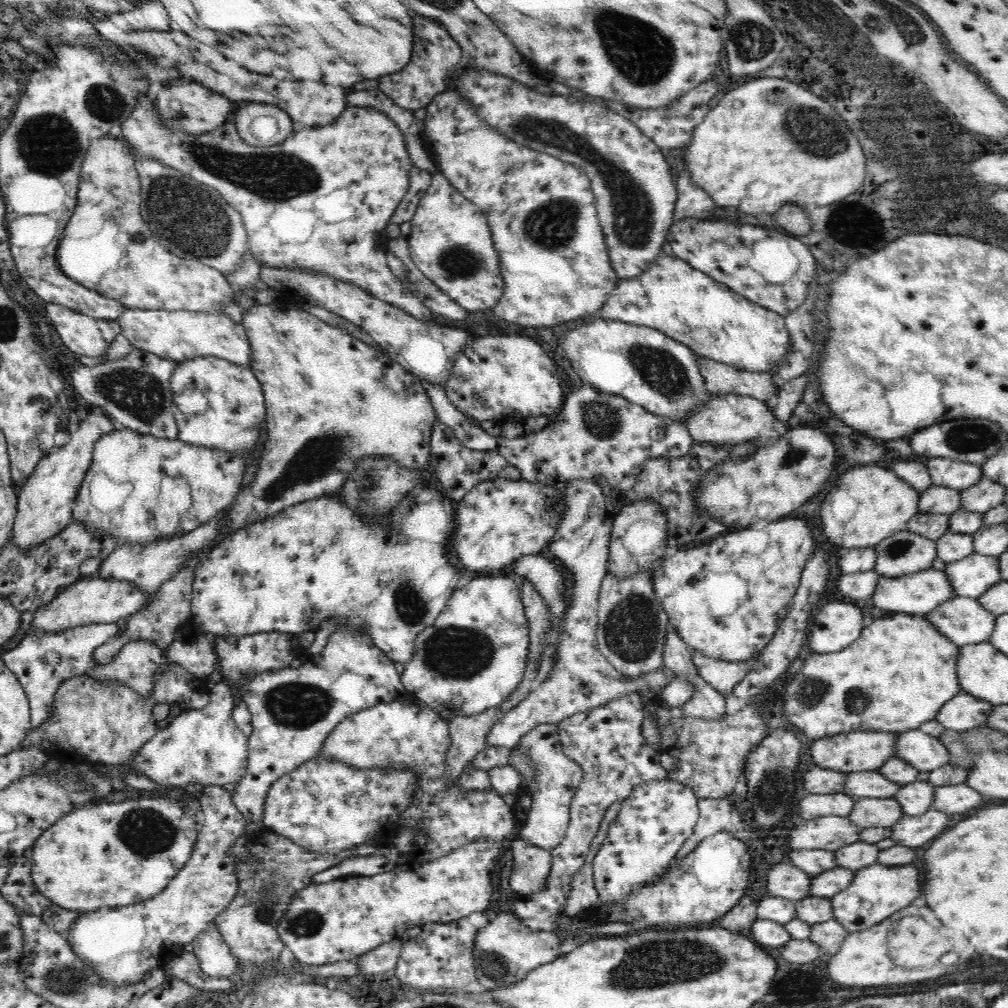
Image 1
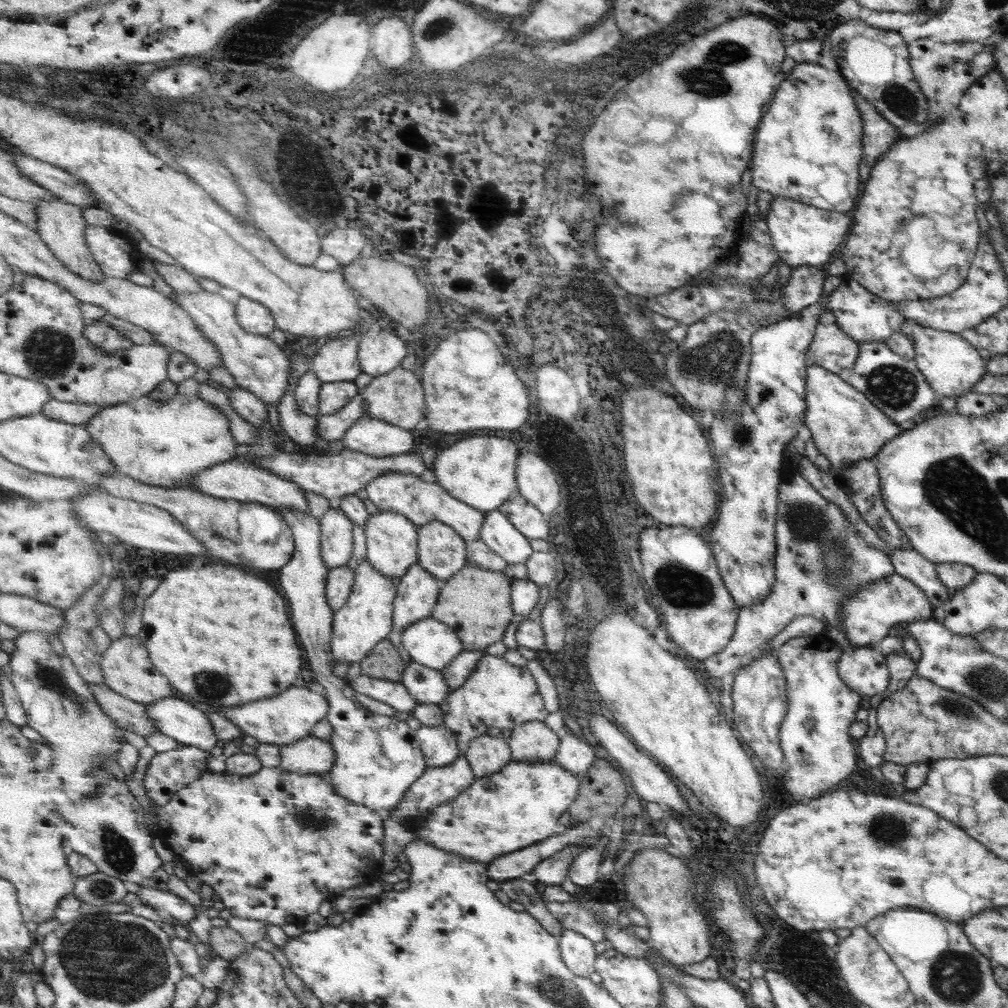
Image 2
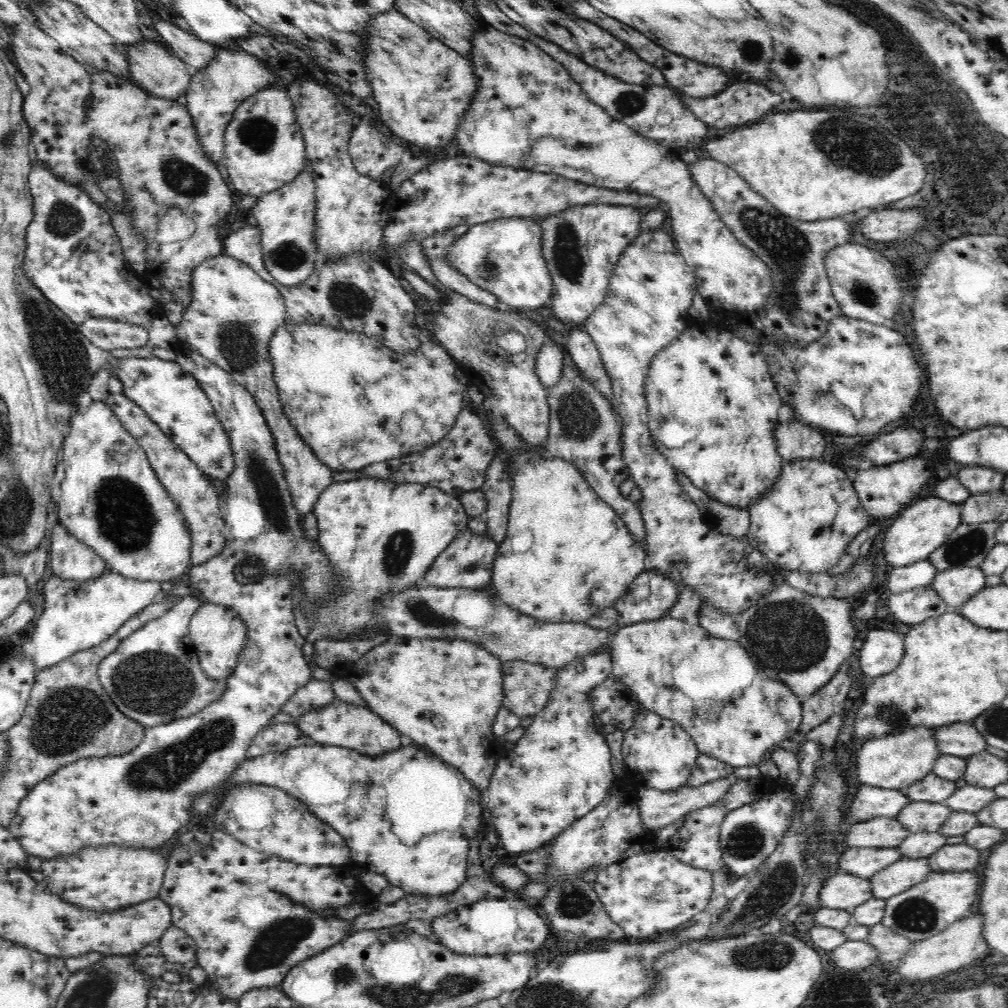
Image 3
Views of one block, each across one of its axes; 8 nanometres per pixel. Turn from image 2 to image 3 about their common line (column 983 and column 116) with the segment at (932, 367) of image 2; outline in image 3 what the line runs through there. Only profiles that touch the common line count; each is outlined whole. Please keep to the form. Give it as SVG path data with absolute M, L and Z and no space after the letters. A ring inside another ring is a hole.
M128 358L122 360L118 368L112 370L124 384L124 394L134 400L160 428L166 436L180 446L188 458L212 480L228 480L236 470L232 442L224 426L216 416L216 408L208 400L200 382L194 374L186 372L176 360L150 358Z

